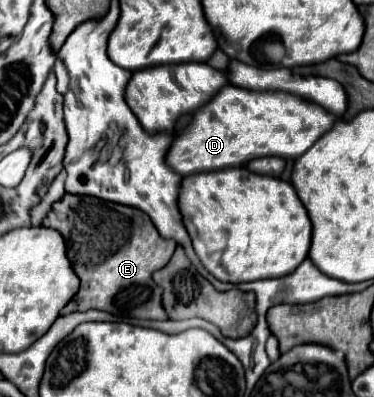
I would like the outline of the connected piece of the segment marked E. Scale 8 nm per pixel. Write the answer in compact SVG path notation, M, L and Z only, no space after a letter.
M66 193L62 201L52 205L52 211L46 215L42 225L58 229L64 235L68 259L80 277L80 291L62 309L62 313L98 309L134 319L168 319L162 307L162 287L154 283L152 273L166 267L176 243L172 239L160 239L160 233L148 215L96 197Z

